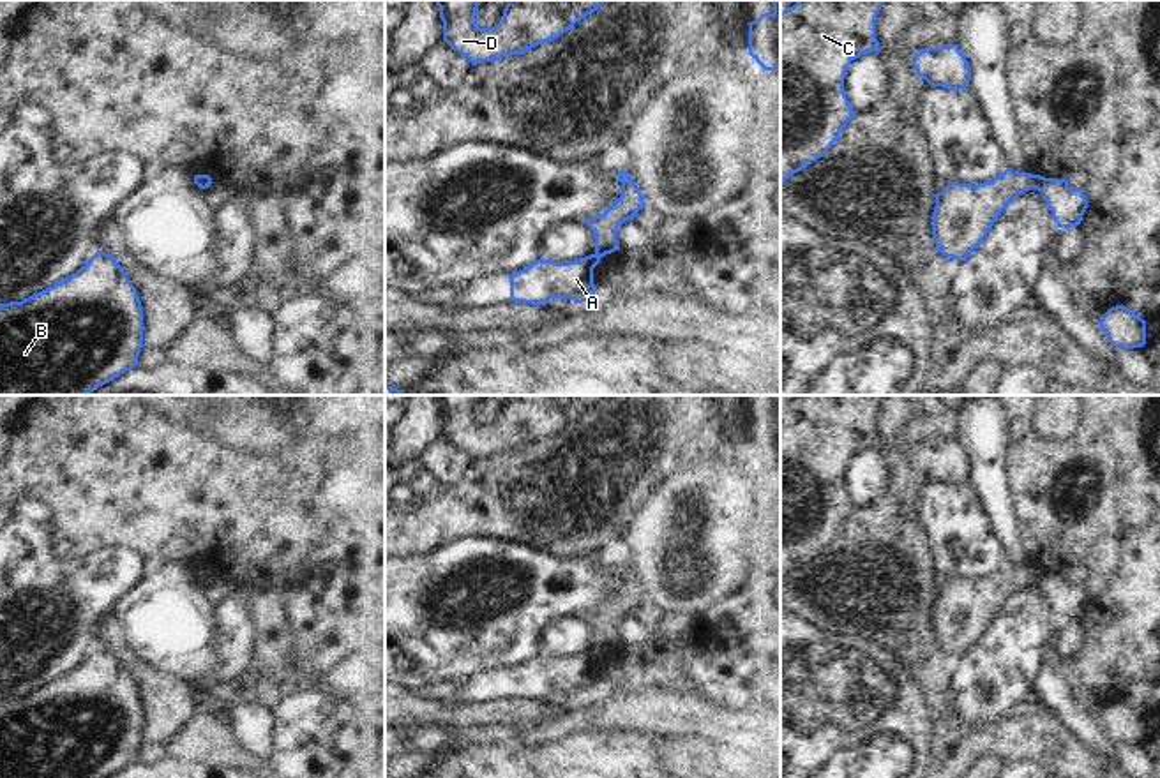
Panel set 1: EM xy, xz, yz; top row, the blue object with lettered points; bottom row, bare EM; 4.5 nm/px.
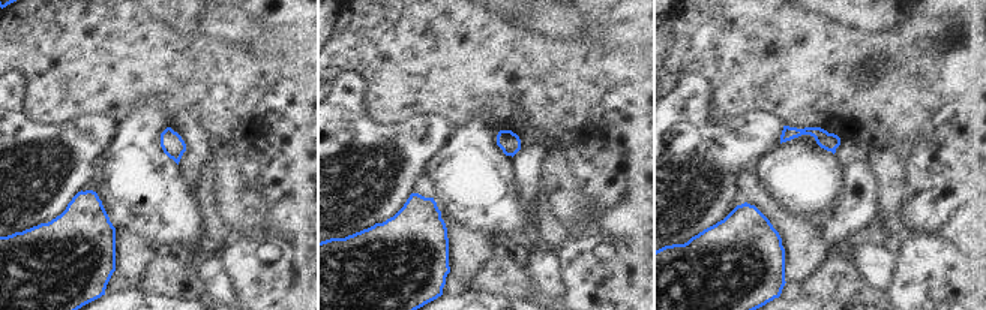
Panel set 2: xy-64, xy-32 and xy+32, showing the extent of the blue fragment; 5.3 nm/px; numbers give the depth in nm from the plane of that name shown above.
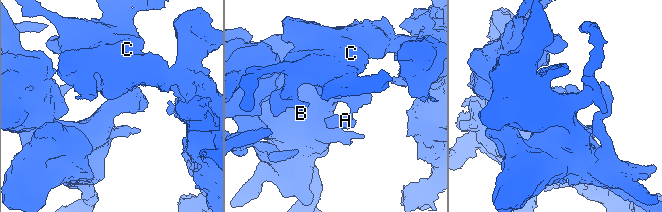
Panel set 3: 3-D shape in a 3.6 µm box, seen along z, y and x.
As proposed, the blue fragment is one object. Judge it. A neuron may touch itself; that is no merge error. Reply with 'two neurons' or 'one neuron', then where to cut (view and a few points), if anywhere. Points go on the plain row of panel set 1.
two neurons; cut in yz along (1037, 570), (1033, 583)

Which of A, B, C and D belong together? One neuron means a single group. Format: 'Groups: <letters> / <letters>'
Groups: A / B C D.

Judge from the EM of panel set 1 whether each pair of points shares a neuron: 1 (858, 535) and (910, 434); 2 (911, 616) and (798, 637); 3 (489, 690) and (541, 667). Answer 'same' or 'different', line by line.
1: same
2: different
3: same

